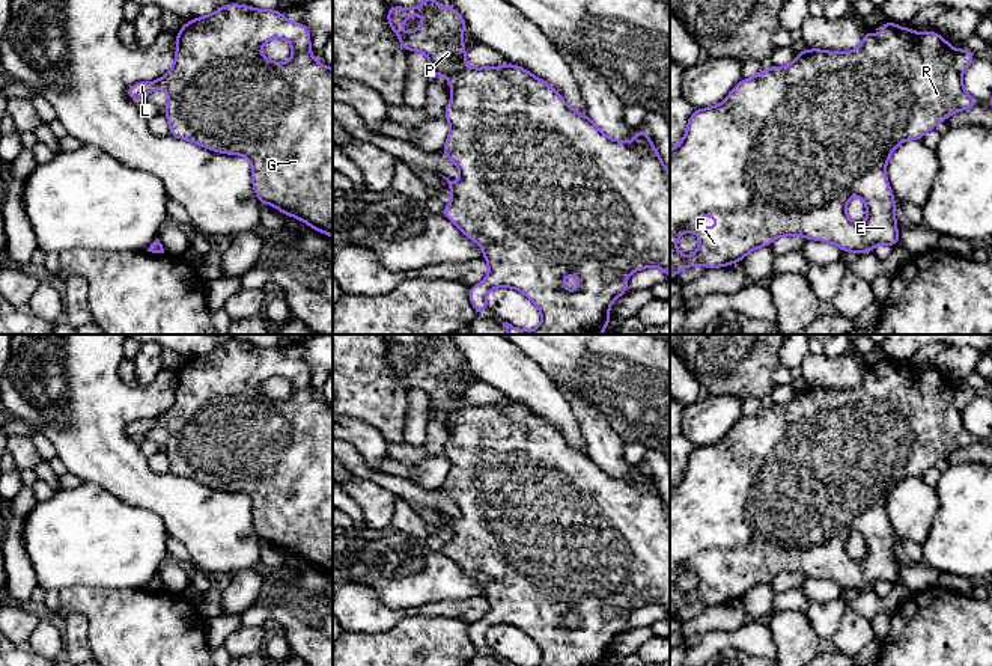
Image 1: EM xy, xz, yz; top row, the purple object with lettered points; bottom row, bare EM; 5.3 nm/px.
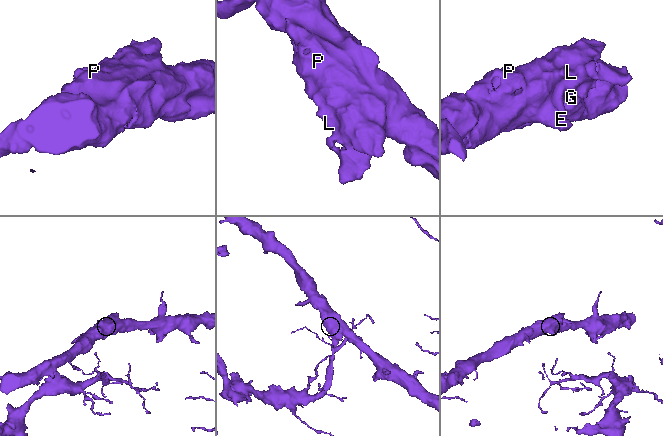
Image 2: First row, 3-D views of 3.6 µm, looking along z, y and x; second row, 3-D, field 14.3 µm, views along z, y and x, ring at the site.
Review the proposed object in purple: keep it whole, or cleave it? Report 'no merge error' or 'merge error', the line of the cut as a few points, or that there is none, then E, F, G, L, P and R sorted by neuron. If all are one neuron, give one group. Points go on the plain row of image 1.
no merge error; no cut; E F G L P R

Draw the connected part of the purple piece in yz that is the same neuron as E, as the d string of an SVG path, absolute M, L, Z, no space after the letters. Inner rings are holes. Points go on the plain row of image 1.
M885 357L882 360L881 378L876 375L873 368L867 366L863 381L854 389L835 390L822 386L801 386L790 402L774 402L769 407L762 407L753 416L742 416L720 443L694 448L686 461L686 470L682 479L670 488L670 616L676 615L680 607L692 603L718 606L741 600L750 589L757 585L771 583L771 580L778 574L799 573L805 577L832 580L841 589L854 589L855 592L872 589L878 582L897 585L900 577L894 551L896 536L887 518L887 499L893 488L905 478L921 478L927 469L935 467L938 460L947 458L953 451L980 443L965 428L962 420L963 408L975 395L975 390L971 387L954 387L936 368L917 371L911 365L902 366L897 360ZM852 532L860 533L866 541L867 559L864 562L855 562L846 551L847 538ZM703 551L714 553L720 567L714 568L711 565L697 564L695 559ZM685 568L694 570L700 576L700 583L691 594L682 594L674 585L677 576Z

